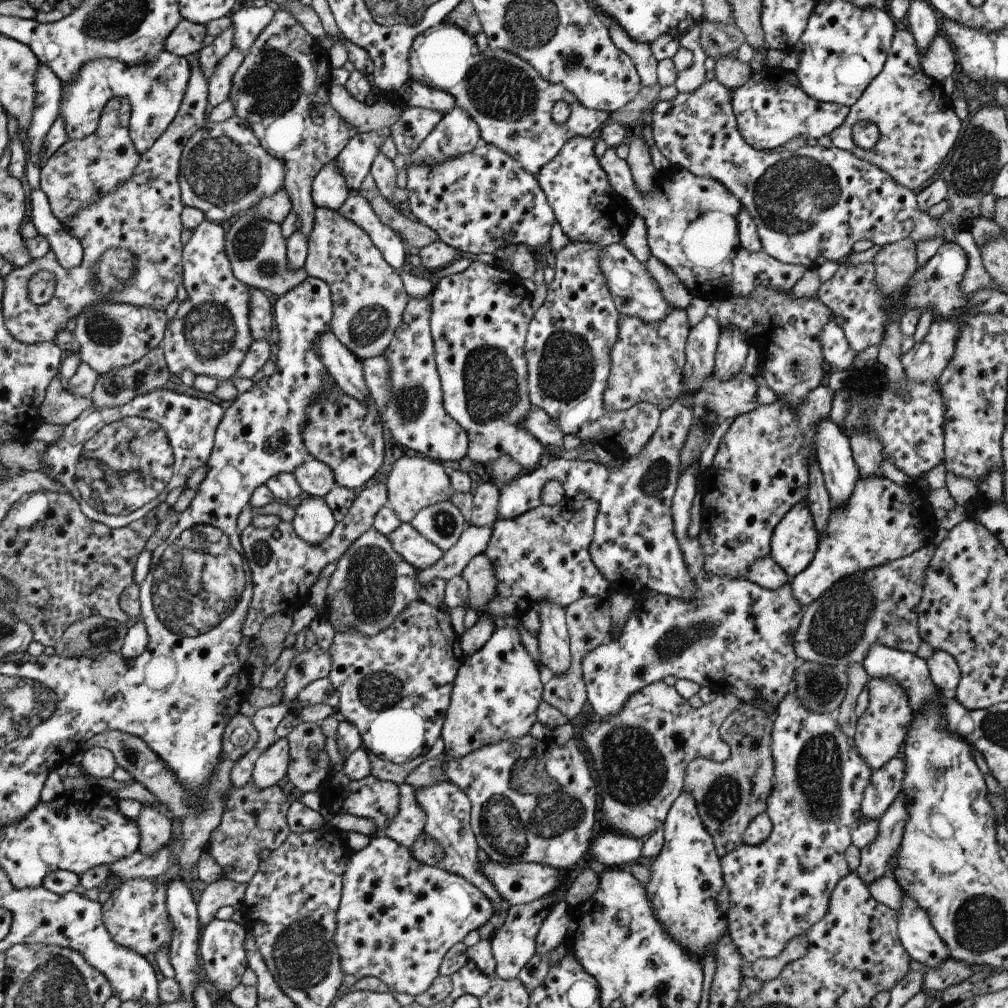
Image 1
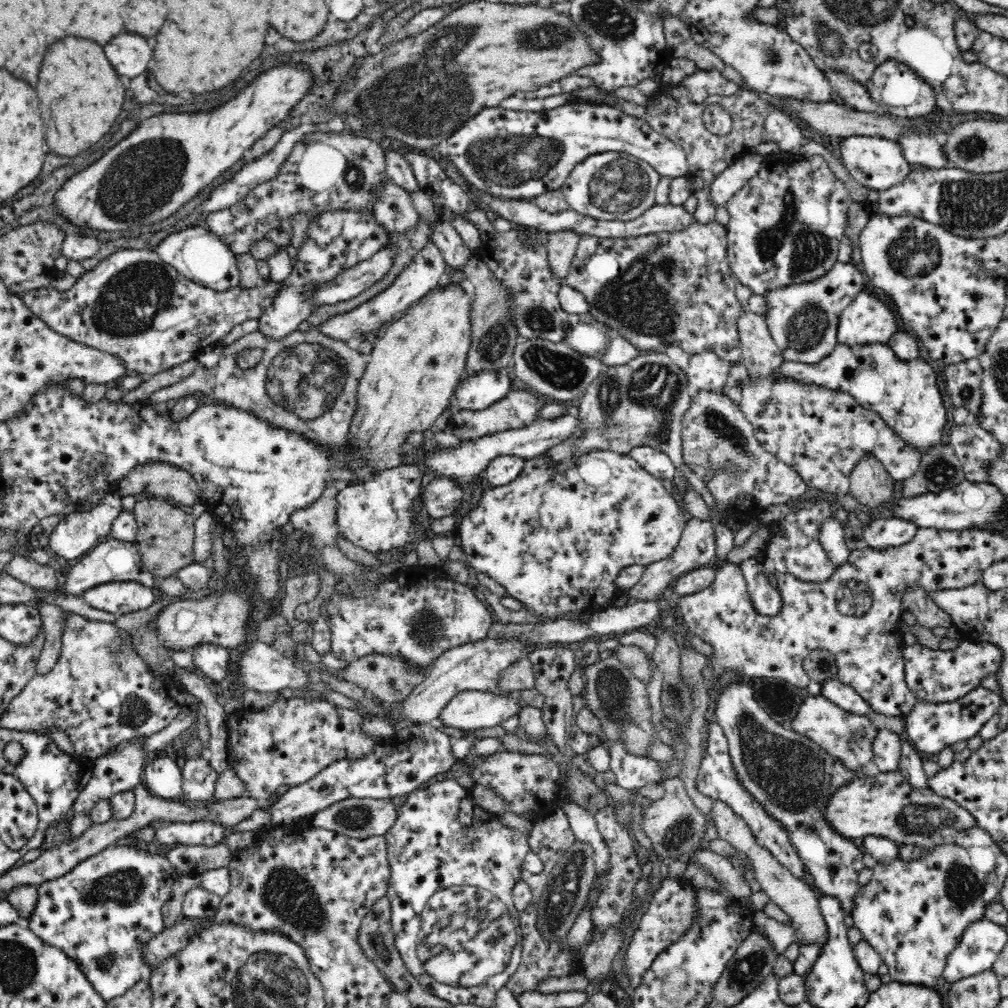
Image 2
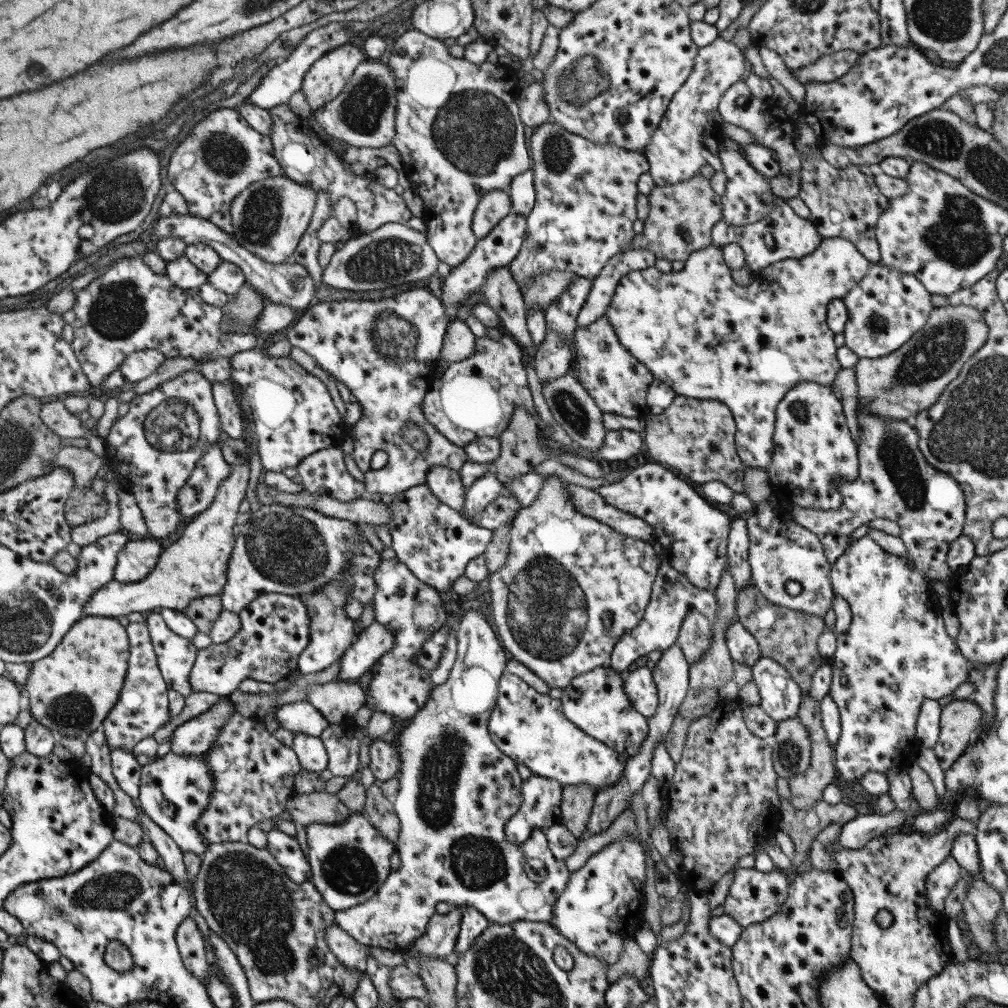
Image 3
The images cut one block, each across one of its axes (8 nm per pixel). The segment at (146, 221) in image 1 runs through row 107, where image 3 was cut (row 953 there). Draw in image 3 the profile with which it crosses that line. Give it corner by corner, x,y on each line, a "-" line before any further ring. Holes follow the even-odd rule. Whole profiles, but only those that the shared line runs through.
190,917
179,922
174,939
183,967
196,980
203,982
211,967
207,964
207,958
205,958
207,952
205,952
203,935

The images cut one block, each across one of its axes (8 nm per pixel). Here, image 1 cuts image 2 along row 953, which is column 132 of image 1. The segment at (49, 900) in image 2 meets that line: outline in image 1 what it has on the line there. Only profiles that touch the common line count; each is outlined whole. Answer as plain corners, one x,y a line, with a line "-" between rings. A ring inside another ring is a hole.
167,51
159,52
149,64
127,66
119,60
109,59
91,60
83,64
75,80
71,80
71,84
61,91
58,116
63,118
67,138
79,140
89,136
97,128
107,101
113,97
123,97
130,106
129,138
139,154
145,152
177,114
189,82
189,65
185,57

